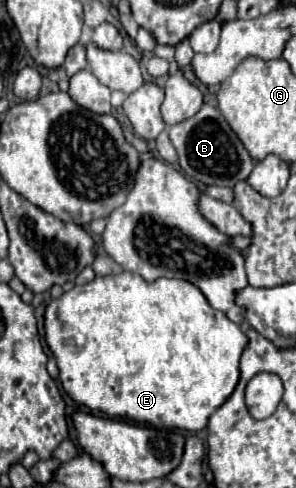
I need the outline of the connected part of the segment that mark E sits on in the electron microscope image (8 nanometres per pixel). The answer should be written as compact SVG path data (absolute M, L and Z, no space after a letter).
M123 271L119 275L107 275L107 277L95 277L91 283L83 287L73 287L71 291L63 293L59 299L53 299L45 307L45 341L57 361L59 367L59 379L65 389L65 393L79 405L89 407L91 411L101 411L109 417L121 417L125 421L135 423L147 423L153 427L167 427L167 429L185 429L185 431L201 431L209 415L225 403L225 399L233 393L237 381L239 381L239 355L243 353L247 345L247 335L227 319L221 311L215 311L205 295L191 283L183 279L157 279L157 281L145 281L141 275Z

